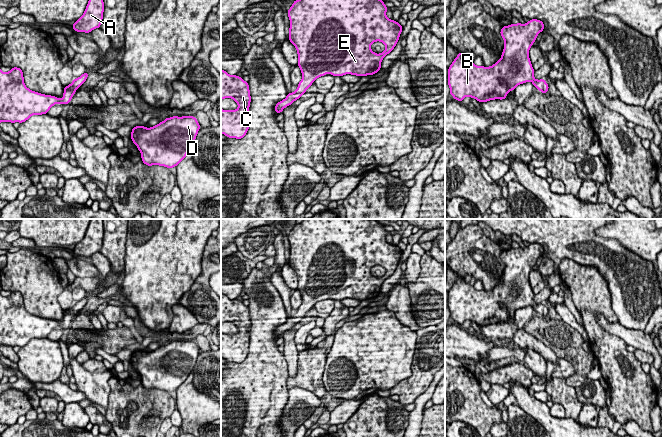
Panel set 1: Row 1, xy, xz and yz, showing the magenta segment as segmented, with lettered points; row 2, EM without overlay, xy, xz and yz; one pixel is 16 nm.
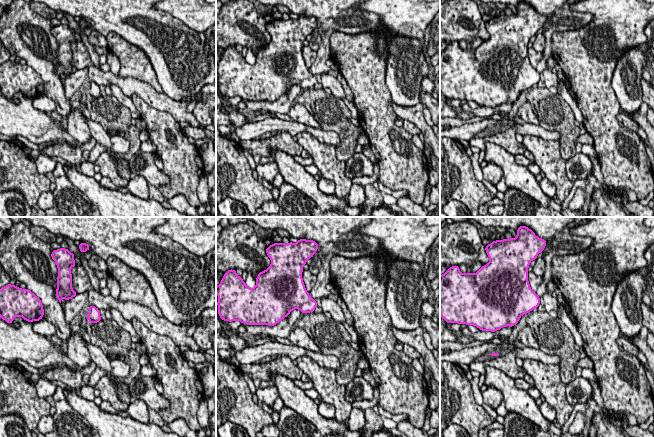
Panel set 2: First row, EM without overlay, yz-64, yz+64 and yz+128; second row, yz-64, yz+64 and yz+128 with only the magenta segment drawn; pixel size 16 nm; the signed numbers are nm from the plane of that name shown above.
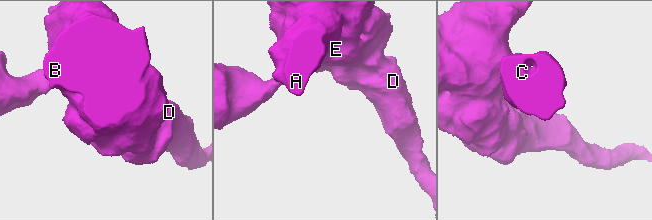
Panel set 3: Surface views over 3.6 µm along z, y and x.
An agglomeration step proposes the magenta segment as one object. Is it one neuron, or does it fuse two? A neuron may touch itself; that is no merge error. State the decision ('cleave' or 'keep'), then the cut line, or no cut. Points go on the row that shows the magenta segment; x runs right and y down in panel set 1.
keep | no cut

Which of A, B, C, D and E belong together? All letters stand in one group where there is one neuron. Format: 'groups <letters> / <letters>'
groups A B C D E

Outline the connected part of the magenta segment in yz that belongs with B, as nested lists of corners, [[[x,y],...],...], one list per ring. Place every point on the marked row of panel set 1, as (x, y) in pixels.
[[[537,19],[522,25],[503,26],[500,34],[505,42],[501,59],[490,67],[476,66],[459,52],[448,68],[450,95],[461,102],[466,96],[479,102],[506,99],[506,95],[523,83],[531,81],[543,94],[549,86],[545,79],[536,80],[529,58],[529,50],[544,23]]]

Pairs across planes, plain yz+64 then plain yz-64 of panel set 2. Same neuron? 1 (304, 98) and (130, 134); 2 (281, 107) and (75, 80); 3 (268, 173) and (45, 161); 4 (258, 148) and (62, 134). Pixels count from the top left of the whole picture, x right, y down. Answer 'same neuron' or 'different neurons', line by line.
1: same neuron
2: same neuron
3: same neuron
4: different neurons

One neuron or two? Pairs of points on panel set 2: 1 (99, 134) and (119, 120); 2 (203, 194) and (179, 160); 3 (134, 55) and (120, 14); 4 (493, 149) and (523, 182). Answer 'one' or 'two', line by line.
1: two
2: two
3: two
4: one

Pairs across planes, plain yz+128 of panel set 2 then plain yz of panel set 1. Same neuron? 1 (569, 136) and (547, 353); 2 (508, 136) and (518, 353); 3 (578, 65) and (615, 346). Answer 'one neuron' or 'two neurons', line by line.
1: two neurons
2: two neurons
3: one neuron

